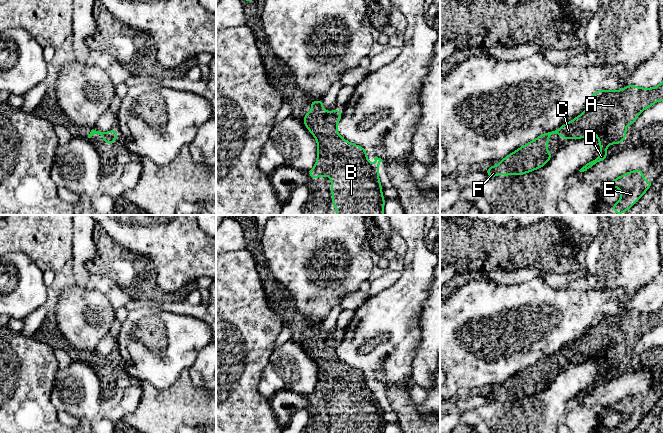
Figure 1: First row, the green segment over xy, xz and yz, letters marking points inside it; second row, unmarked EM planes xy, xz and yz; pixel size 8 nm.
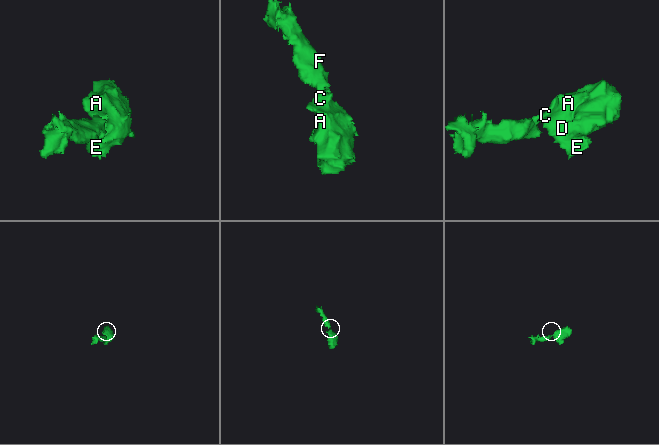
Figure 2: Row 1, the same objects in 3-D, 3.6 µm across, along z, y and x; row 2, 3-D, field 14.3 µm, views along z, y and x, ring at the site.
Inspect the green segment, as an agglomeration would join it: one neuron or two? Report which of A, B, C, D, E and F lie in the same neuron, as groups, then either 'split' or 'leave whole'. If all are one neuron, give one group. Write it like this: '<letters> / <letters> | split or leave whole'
A B C D E F | leave whole

